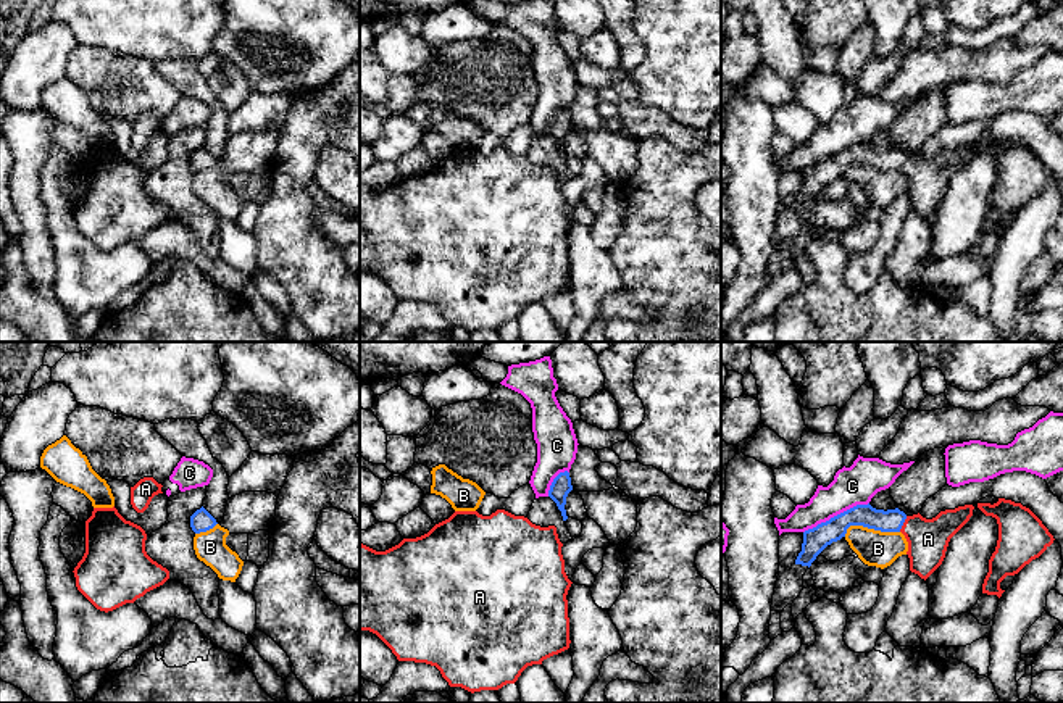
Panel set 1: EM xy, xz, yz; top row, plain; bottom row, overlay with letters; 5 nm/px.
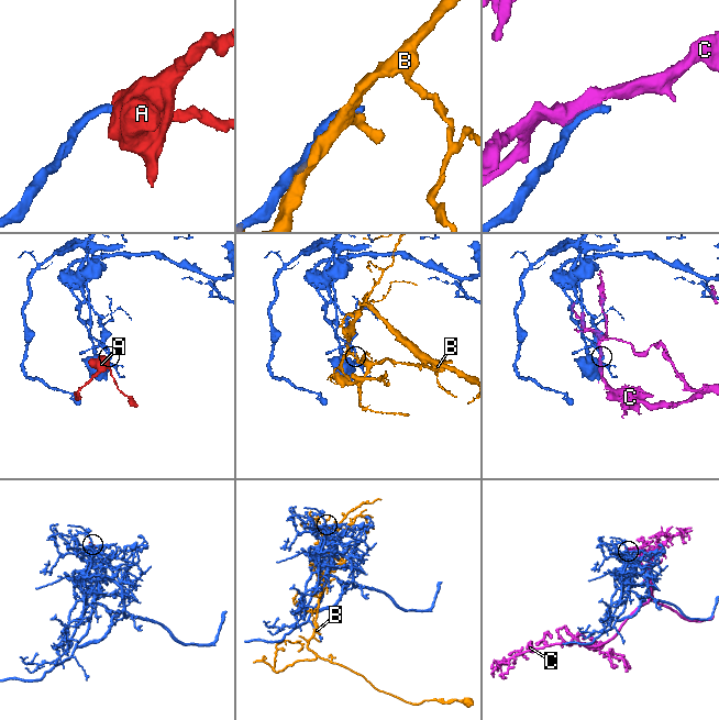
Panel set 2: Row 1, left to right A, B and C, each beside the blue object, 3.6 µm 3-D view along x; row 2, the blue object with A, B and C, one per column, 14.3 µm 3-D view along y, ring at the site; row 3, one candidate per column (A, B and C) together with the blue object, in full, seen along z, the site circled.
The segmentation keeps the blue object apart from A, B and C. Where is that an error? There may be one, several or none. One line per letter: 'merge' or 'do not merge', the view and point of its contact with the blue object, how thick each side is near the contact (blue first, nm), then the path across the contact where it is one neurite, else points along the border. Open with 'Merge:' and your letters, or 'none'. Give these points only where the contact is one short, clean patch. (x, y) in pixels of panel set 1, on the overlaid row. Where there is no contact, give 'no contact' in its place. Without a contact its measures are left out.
Merge: A
A: merge; meets blue in yz at (902, 524); 110 nm thick on the blue side, 200 nm on the other; runs through yz (862, 515), (902, 524), (915, 528), (928, 539)
B: do not merge; meets blue in yz at (870, 528); 120 nm thick on the blue side, 180 nm on the other
C: do not merge; meets blue in yz at (837, 515); 120 nm thick on the blue side, 190 nm on the other

